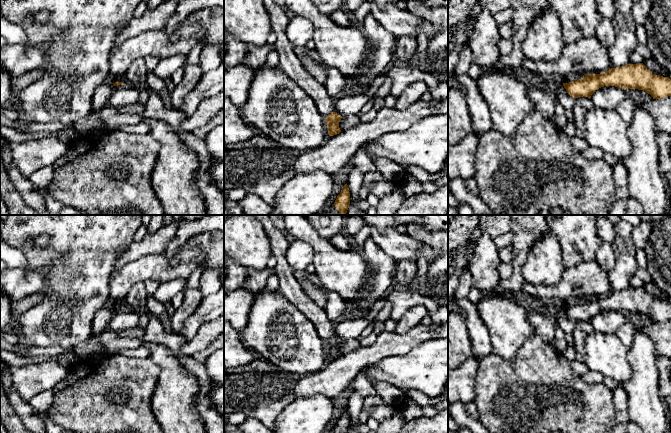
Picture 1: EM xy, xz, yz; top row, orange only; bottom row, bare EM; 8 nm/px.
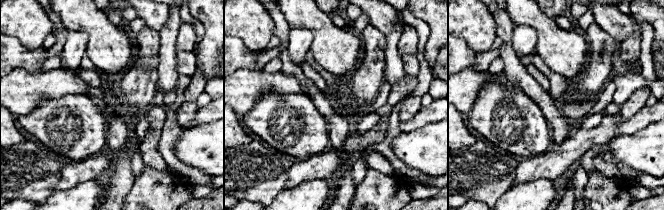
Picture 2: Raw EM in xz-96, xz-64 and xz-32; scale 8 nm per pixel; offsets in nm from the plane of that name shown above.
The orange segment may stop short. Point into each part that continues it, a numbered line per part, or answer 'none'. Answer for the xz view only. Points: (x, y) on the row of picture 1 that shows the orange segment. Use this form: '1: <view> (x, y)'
1: xz (289, 62)

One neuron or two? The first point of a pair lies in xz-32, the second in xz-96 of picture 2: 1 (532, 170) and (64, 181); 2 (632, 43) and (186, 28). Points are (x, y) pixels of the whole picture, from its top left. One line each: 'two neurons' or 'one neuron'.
1: one neuron
2: one neuron

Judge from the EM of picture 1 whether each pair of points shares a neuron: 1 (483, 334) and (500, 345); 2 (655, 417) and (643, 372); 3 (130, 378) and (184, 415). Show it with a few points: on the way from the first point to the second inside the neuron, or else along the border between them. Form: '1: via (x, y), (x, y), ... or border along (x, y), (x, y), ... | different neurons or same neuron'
1: border along (480, 316), (487, 329), (492, 352) | different neurons
2: via (645, 406), (644, 383) | same neuron
3: border along (161, 371), (151, 400), (151, 410), (154, 416) | different neurons

